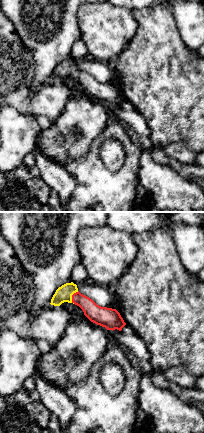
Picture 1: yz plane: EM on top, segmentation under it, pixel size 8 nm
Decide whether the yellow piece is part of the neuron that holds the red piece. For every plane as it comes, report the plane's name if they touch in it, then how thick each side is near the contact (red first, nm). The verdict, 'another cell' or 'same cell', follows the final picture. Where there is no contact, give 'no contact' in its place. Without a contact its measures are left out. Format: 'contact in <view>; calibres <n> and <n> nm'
contact in yz; calibres 140 and 130 nm

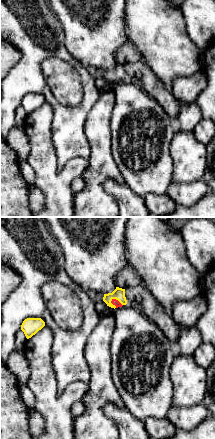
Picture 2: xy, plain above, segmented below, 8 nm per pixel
contact in xy; calibres 50 and 100 nm

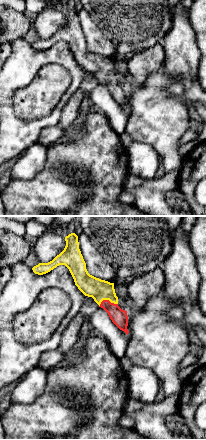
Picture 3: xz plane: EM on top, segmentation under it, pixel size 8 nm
contact in xz; calibres 130 and 170 nm

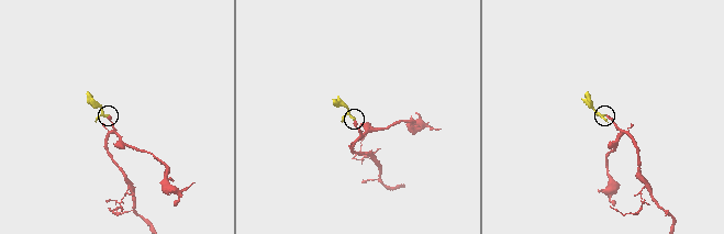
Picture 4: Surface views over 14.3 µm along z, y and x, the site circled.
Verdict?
same cell

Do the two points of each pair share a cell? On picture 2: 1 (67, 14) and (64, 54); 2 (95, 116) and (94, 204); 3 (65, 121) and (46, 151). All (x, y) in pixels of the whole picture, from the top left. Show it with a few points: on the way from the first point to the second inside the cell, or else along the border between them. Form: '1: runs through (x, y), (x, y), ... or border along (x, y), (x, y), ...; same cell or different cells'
1: border along (59, 22), (63, 30), (66, 49), (80, 63); different cells
2: runs through (99, 138), (99, 165), (95, 170), (94, 182); same cell
3: border along (53, 116), (52, 142), (57, 158), (62, 162); different cells

